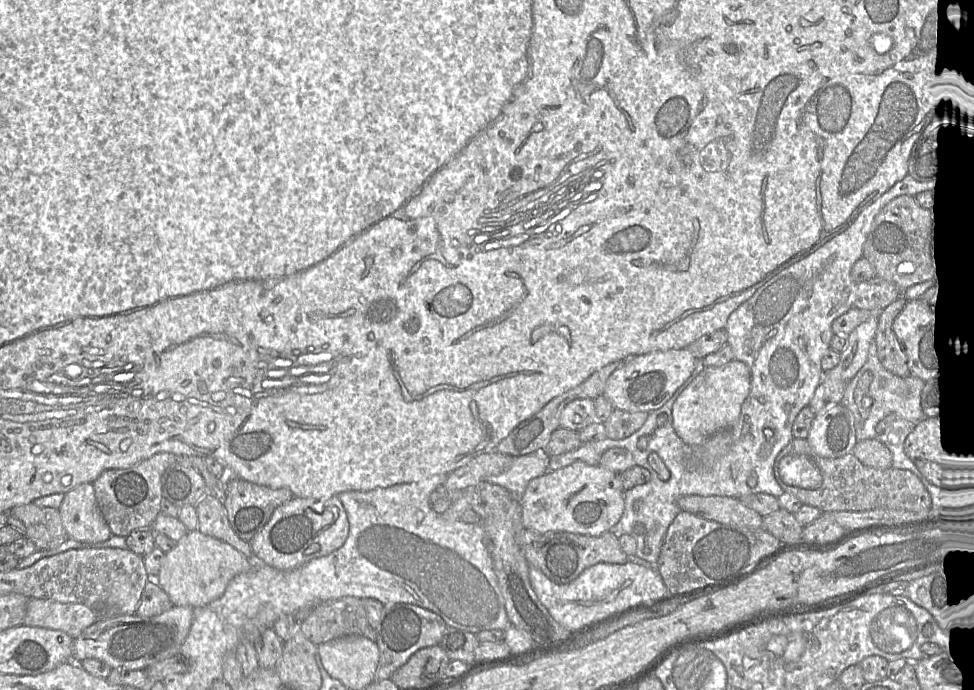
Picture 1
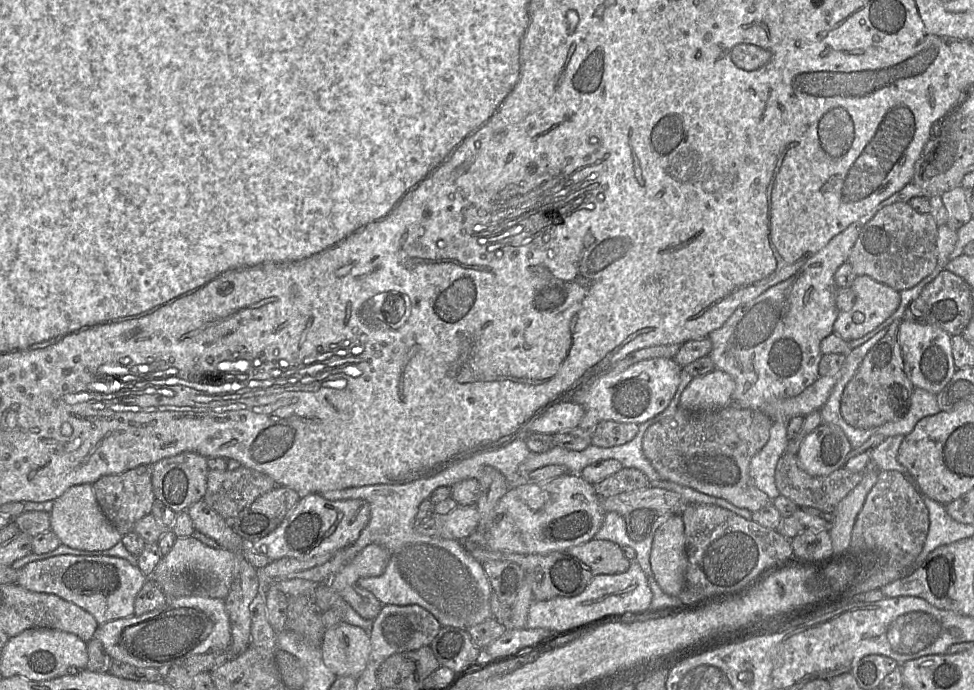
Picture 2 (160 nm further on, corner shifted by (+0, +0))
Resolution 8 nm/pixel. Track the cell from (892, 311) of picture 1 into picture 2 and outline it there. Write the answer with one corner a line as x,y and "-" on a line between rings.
894,321
885,336
874,345
862,360
859,368
846,385
840,403
843,419
859,429
871,429
902,418
909,410
914,389
903,368
898,342
900,322

